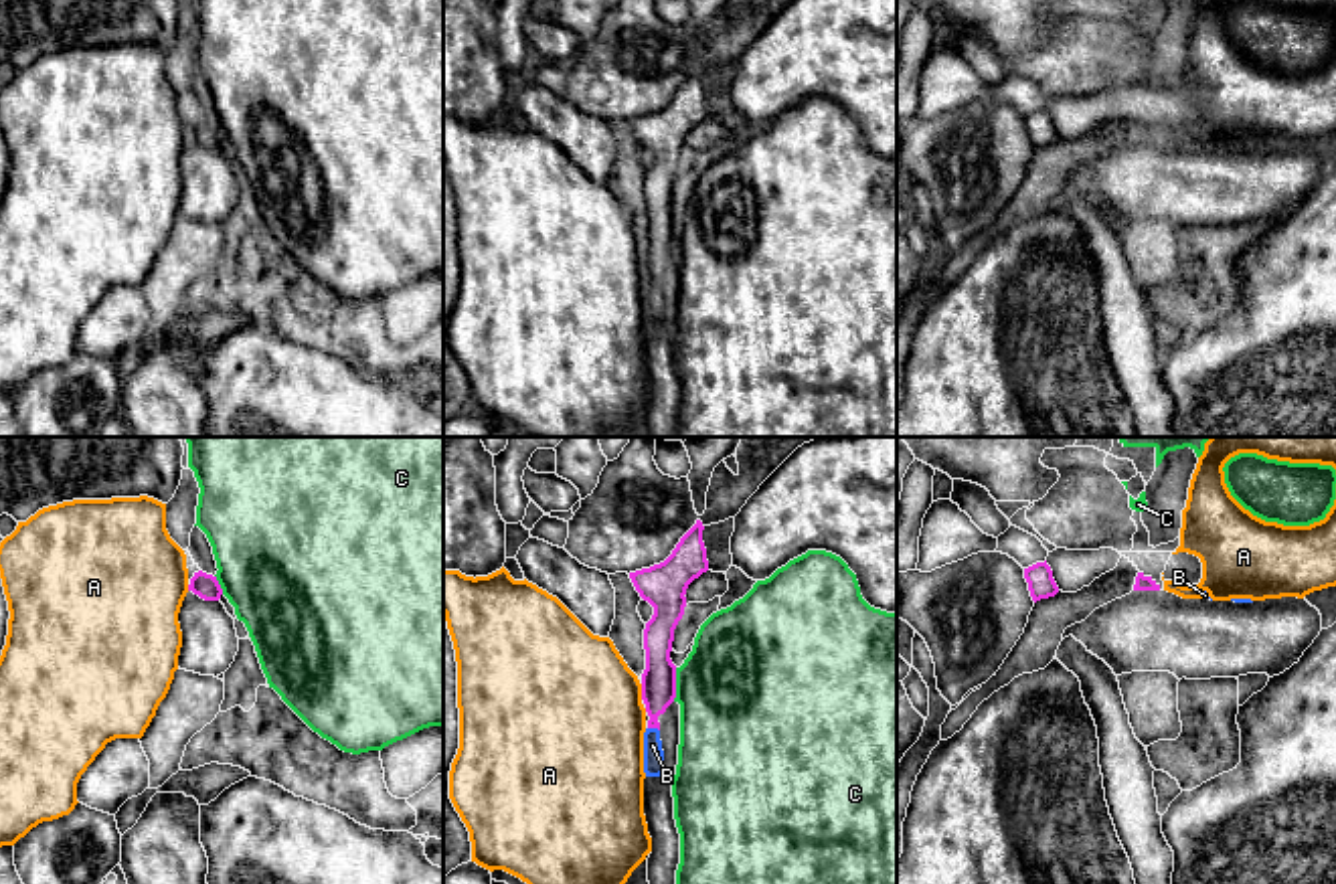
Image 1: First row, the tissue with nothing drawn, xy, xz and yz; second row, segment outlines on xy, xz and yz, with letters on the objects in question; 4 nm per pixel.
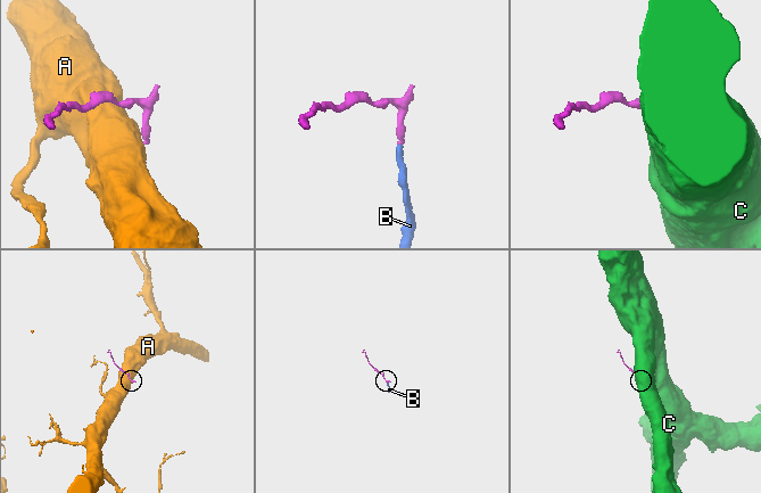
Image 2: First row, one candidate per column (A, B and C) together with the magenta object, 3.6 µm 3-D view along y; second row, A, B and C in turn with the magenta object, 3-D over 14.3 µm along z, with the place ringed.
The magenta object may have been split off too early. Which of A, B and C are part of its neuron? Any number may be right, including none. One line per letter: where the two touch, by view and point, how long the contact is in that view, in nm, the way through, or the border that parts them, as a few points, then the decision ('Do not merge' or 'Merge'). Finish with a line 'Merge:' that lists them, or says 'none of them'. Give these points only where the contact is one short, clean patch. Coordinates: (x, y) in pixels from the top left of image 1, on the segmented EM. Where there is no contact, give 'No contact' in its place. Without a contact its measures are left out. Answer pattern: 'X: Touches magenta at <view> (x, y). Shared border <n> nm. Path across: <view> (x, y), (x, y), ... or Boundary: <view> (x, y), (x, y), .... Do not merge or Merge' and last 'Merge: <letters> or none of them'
A: Touches magenta at xz (642, 692). Shared border 60 nm. Boundary: xz (640, 684), (642, 698). Do not merge
B: Touches magenta at xz (654, 727). Shared border 50 nm. Path across: xz (658, 682), (654, 727), (652, 745). Merge
C: Touches magenta at xz (675, 684). Shared border 140 nm. Boundary: xz (677, 668), (677, 696), (673, 700). Do not merge
Merge: B

